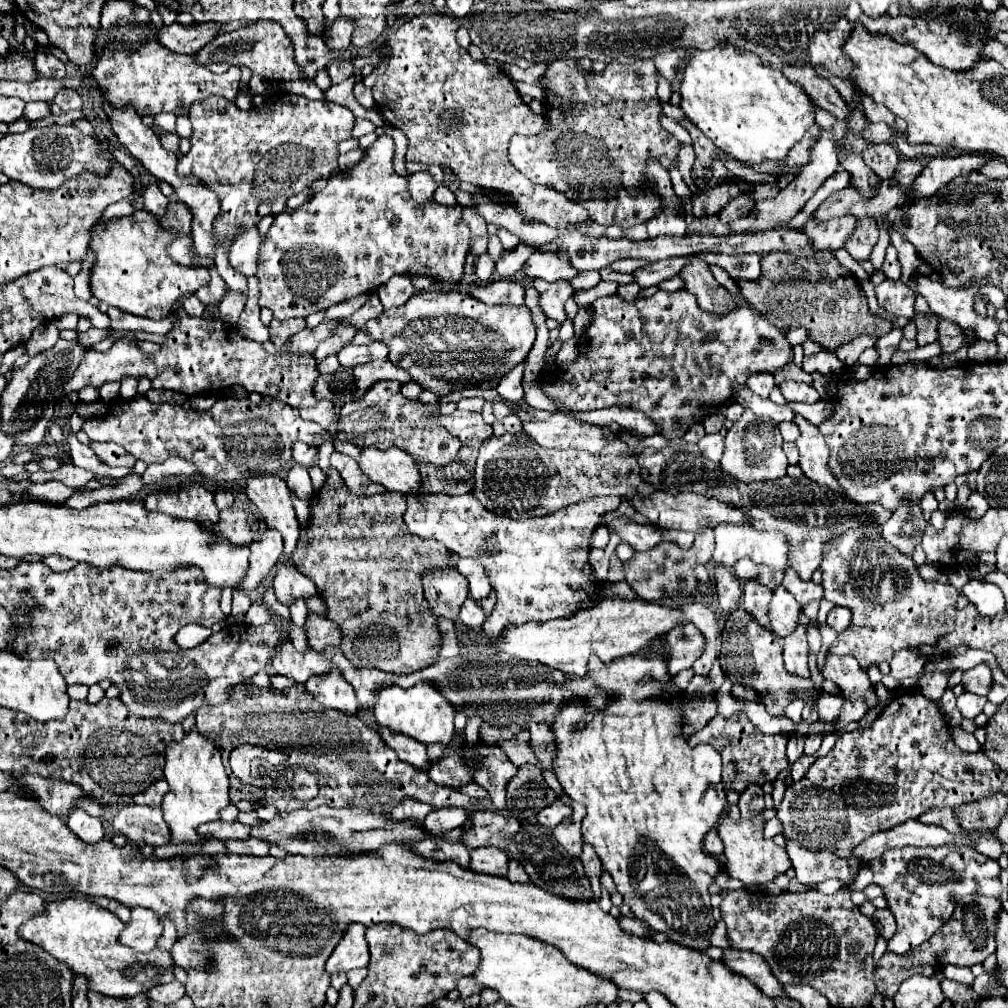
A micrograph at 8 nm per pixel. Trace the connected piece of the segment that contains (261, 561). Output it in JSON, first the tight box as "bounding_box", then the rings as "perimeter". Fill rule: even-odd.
{"bounding_box":[241,529,283,593],"perimeter":[[[265,529],[257,541],[251,543],[251,563],[247,569],[247,579],[243,579],[241,589],[253,593],[261,581],[271,573],[283,553],[283,537],[275,529]]]}

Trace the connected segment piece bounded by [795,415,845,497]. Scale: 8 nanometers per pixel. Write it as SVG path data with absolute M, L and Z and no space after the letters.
M797 415L795 423L801 429L801 437L797 439L797 447L799 447L799 453L801 453L799 467L803 469L803 473L809 479L815 479L817 483L827 485L835 493L845 497L843 487L837 483L835 475L829 469L829 447L825 443L823 435L819 433L819 429L799 415Z

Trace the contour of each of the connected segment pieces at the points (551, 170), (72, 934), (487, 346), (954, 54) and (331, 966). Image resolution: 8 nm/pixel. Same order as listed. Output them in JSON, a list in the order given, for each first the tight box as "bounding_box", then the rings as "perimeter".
[{"bounding_box":[509,59,679,229],"perimeter":[[[559,59],[547,71],[549,87],[545,97],[547,129],[539,135],[515,135],[509,145],[509,161],[527,179],[547,185],[583,205],[589,217],[599,225],[619,225],[621,229],[647,223],[659,211],[659,197],[643,187],[643,159],[659,159],[663,167],[675,167],[679,141],[671,137],[659,123],[657,97],[657,69],[651,59],[635,61],[631,65],[609,63],[603,73],[579,71],[573,59]]]},{"bounding_box":[19,897,175,999],"perimeter":[[[69,897],[47,903],[43,913],[33,915],[19,927],[19,937],[43,947],[57,961],[65,963],[75,975],[85,975],[89,981],[89,991],[121,999],[147,993],[151,987],[161,983],[171,983],[175,979],[171,953],[159,947],[149,953],[137,953],[129,947],[119,947],[117,937],[123,927],[125,925],[111,911],[83,897]]]},{"bounding_box":[353,291,535,387],"perimeter":[[[423,291],[415,293],[405,305],[391,307],[381,313],[381,317],[367,321],[357,335],[353,337],[355,345],[367,345],[373,341],[385,341],[389,345],[389,361],[405,371],[423,387],[423,369],[441,369],[441,367],[469,367],[483,369],[485,373],[503,375],[521,361],[525,361],[527,353],[535,343],[535,323],[531,319],[531,311],[527,305],[485,305],[469,293],[459,291]]]},{"bounding_box":[861,9,987,71],"perimeter":[[[967,9],[961,13],[949,13],[947,15],[939,15],[939,17],[881,17],[872,18],[865,14],[861,23],[869,29],[871,33],[885,33],[891,35],[893,39],[897,39],[903,45],[911,45],[917,51],[925,53],[929,57],[931,63],[941,65],[945,69],[951,71],[969,71],[975,63],[979,63],[981,57],[981,49],[985,47],[987,39],[985,39],[985,21],[979,15],[979,9]]]},{"bounding_box":[327,923,369,973],"perimeter":[[[351,923],[343,935],[343,939],[333,949],[331,957],[327,959],[327,973],[361,969],[369,965],[369,947],[365,939],[365,927],[359,923]]]}]

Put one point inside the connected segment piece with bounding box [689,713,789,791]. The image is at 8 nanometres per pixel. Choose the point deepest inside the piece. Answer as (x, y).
(749, 756)

